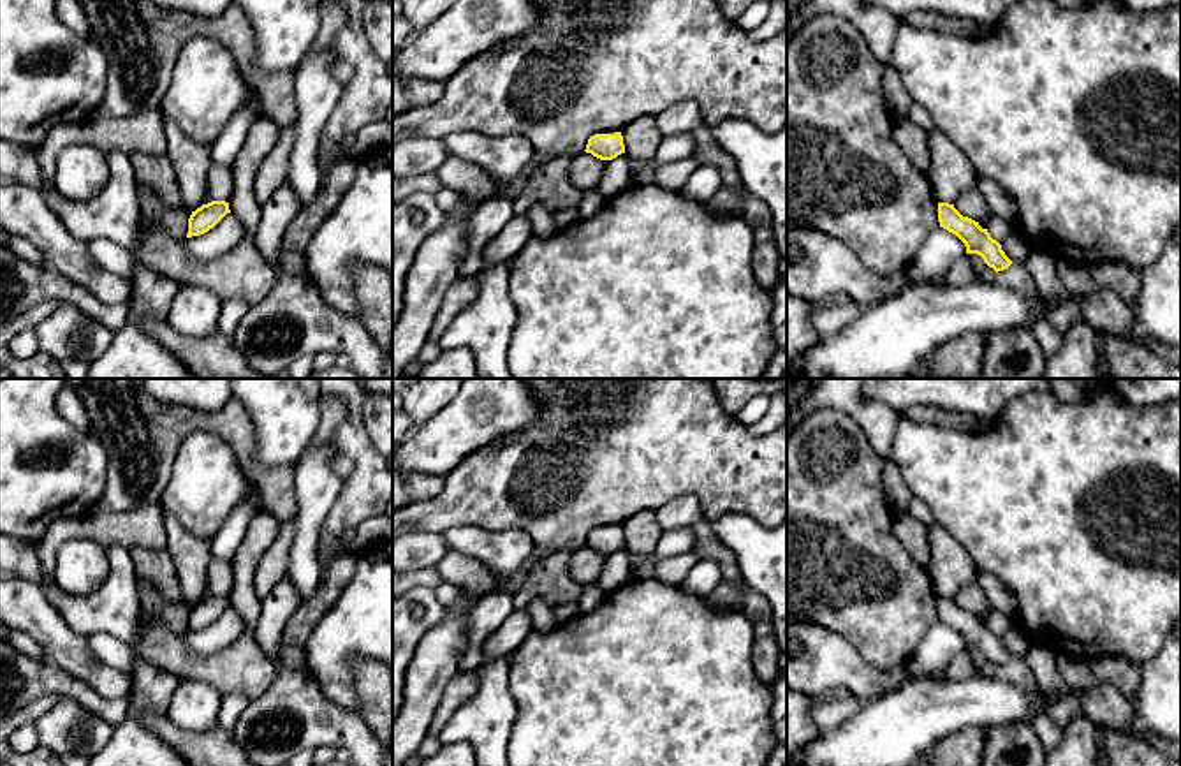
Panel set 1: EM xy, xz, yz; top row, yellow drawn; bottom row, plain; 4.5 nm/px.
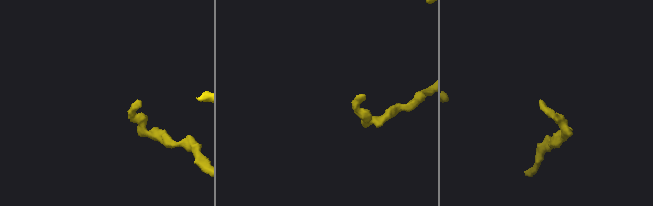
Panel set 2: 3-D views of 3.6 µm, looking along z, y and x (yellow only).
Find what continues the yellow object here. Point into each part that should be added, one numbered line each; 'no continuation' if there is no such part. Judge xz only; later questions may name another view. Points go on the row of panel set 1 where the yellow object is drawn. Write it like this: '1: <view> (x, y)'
no continuation

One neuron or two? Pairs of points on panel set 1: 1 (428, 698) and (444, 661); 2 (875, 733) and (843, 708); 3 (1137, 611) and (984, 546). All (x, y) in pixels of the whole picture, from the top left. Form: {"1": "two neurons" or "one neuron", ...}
{"1": "one neuron", "2": "two neurons", "3": "one neuron"}

